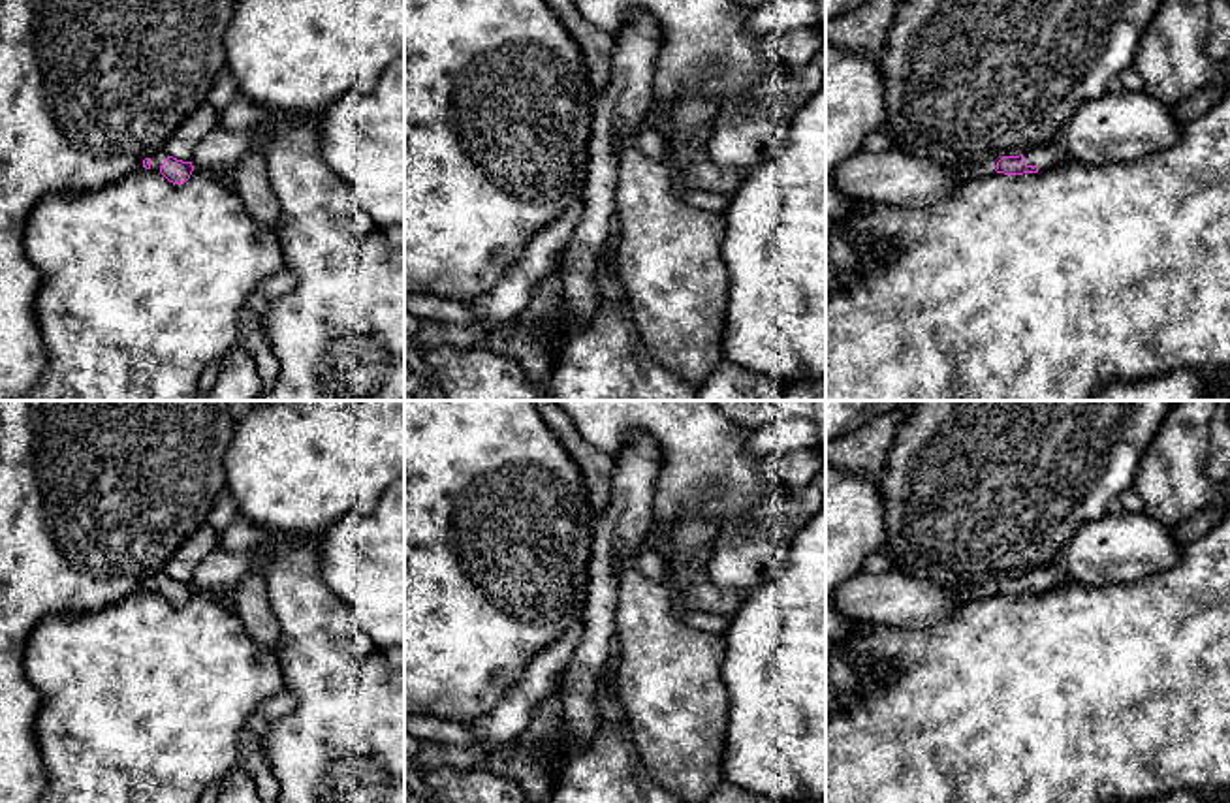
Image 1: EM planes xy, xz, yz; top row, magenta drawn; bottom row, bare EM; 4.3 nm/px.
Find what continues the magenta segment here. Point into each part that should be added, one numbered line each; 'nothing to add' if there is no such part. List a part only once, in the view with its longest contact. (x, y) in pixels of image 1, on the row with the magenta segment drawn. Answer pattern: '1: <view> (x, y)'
1: yz (1044, 157)

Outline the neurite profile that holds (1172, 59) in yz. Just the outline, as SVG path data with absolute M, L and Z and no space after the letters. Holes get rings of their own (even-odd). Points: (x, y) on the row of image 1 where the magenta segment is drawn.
M1162 0L1143 32L1134 68L1143 90L1168 107L1219 79L1207 55L1211 0Z

